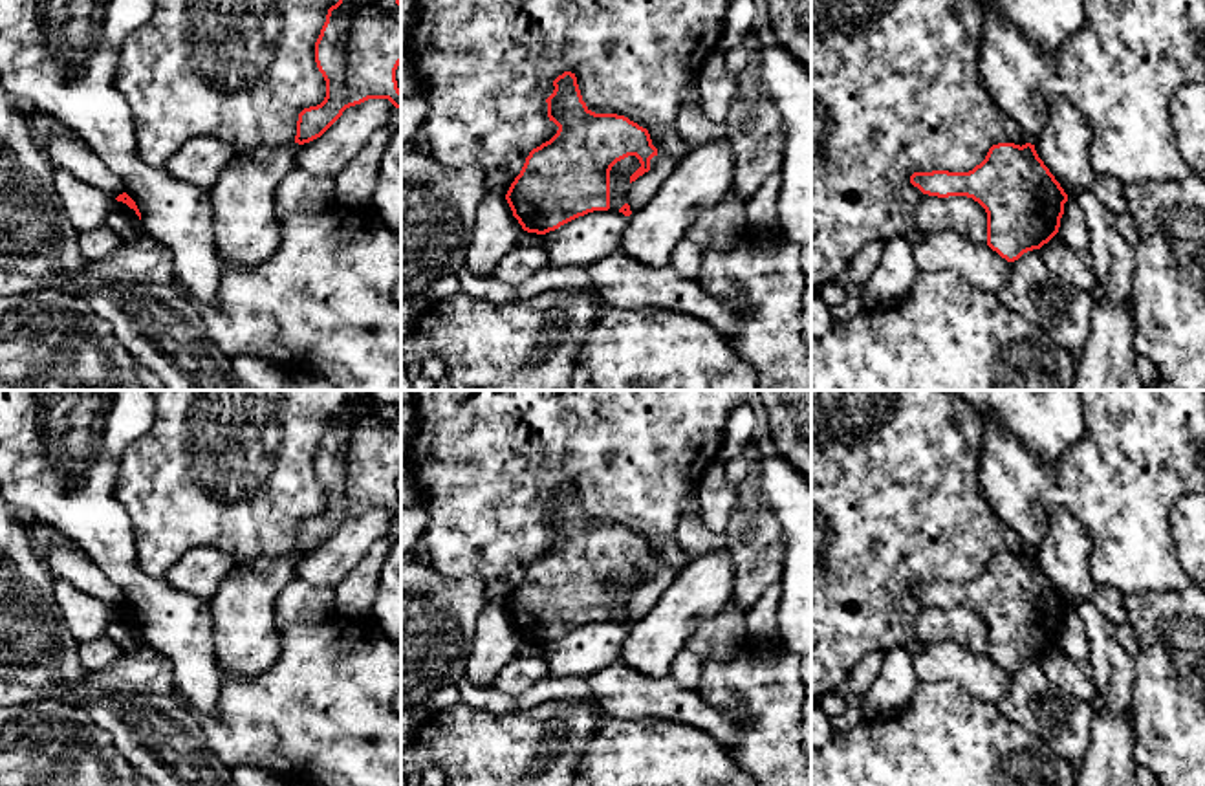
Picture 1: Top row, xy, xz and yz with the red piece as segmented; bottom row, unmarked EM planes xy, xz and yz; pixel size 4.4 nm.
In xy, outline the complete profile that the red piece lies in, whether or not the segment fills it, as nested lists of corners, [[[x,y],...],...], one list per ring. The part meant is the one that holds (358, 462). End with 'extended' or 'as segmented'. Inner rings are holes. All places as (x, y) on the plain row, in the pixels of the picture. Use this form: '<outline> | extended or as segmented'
[[[368,396],[348,399],[328,420],[315,473],[326,491],[326,508],[299,524],[295,553],[320,548],[346,519],[368,509],[388,509],[401,519],[396,491],[401,475],[399,405]]] | as segmented

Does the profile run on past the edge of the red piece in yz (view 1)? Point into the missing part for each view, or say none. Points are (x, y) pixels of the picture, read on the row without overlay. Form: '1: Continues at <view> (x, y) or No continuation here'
1: No continuation here

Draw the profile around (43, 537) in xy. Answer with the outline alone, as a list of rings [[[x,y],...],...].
[[[24,519],[24,524],[31,535],[33,546],[38,550],[42,559],[51,546],[75,546],[68,537],[60,535],[42,522]]]

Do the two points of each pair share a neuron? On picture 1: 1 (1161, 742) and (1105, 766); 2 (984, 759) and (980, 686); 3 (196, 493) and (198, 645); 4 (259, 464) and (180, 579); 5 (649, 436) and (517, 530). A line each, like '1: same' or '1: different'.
1: different
2: different
3: different
4: different
5: same

